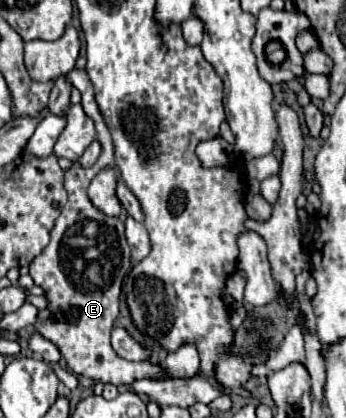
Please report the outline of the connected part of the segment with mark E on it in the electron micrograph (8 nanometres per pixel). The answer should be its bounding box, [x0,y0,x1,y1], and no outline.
[29,69,171,385]

